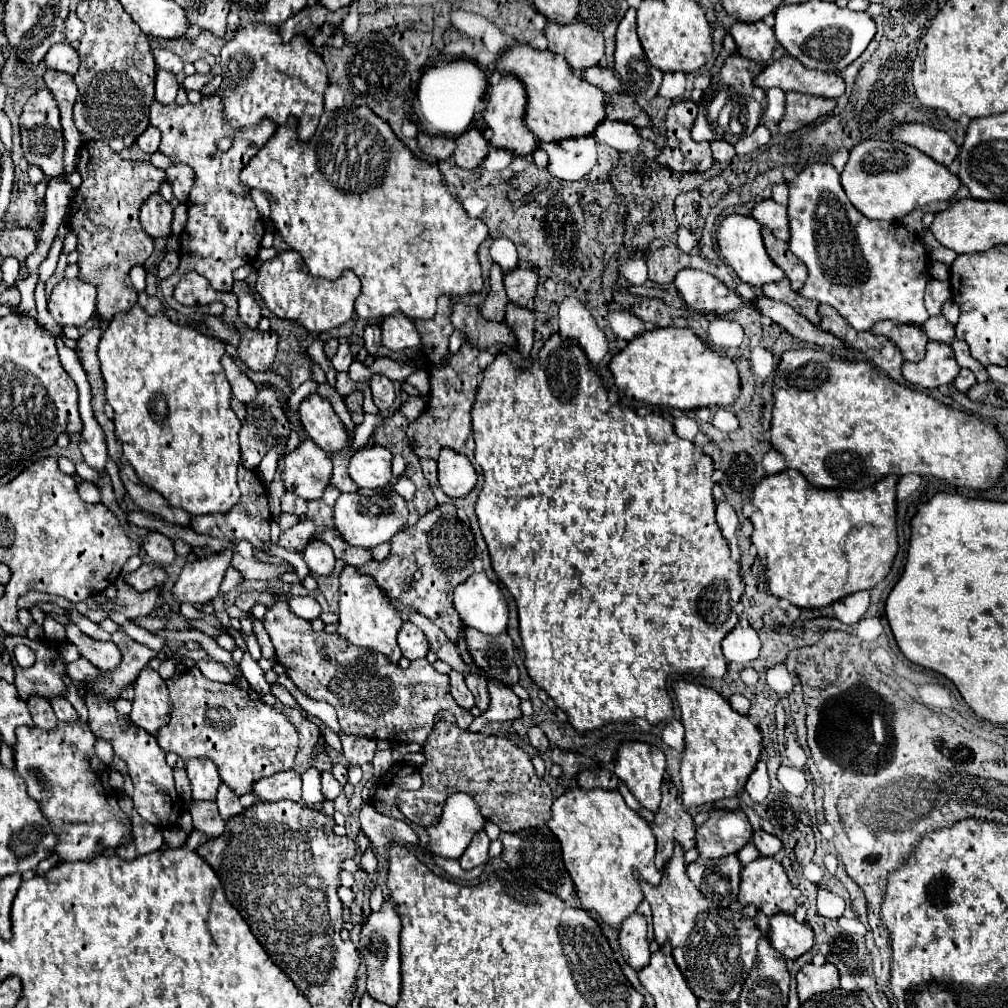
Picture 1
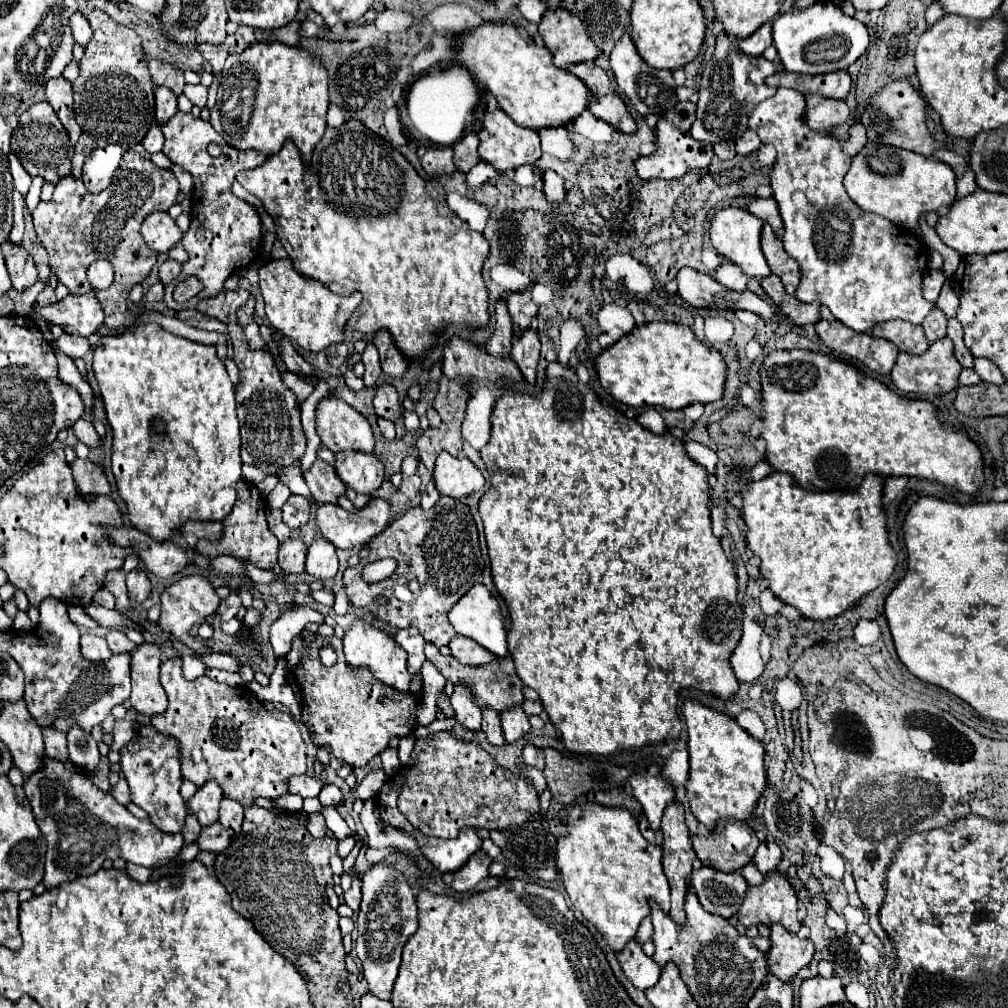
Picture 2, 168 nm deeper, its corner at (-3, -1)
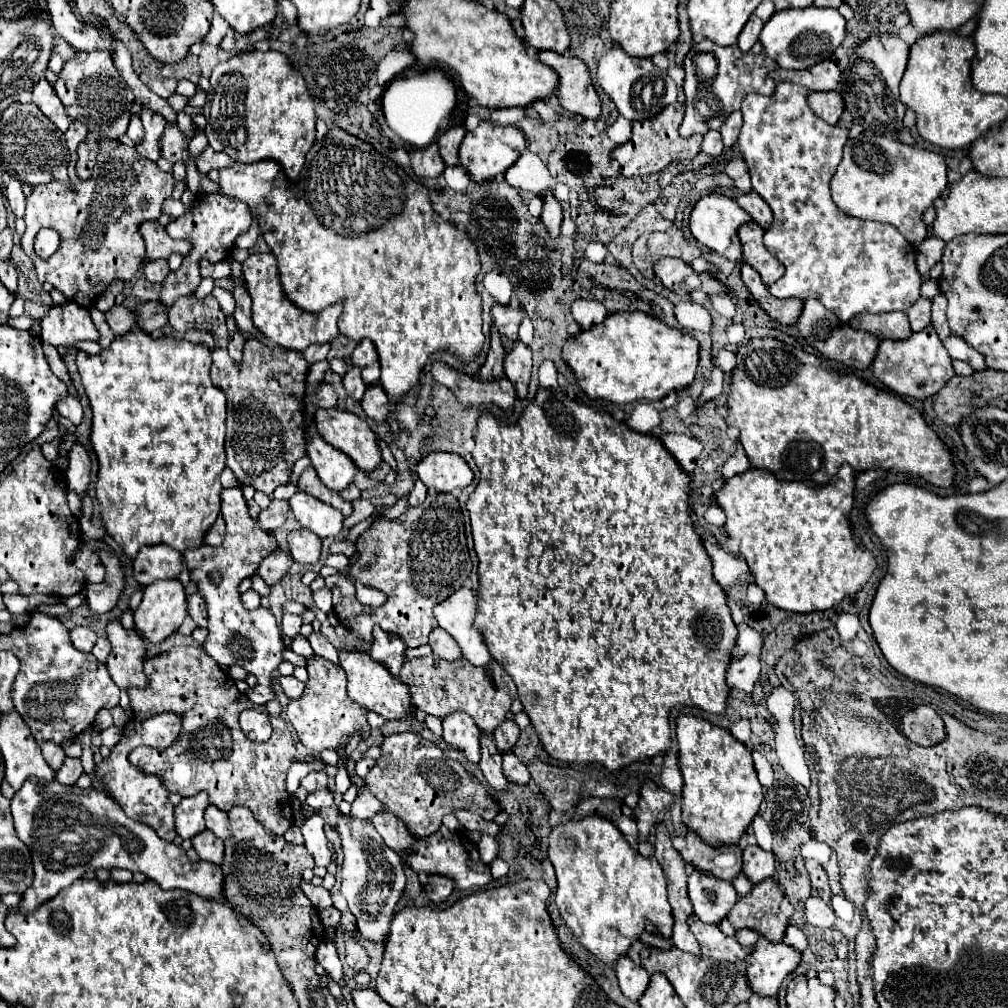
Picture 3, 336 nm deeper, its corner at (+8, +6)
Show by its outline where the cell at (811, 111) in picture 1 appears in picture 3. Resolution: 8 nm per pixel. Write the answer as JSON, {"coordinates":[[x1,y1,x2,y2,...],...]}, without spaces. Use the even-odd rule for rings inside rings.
{"coordinates":[[836,91,810,93,808,95,808,105,820,119,824,119,830,125,836,125,842,111,844,111,844,101]]}

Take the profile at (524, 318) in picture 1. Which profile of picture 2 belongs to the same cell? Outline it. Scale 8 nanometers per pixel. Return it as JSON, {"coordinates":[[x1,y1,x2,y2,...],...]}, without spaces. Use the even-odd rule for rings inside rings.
{"coordinates":[[533,330,525,332,525,336,521,336,521,340,513,338,513,352,511,358,517,364,517,368,521,370,523,378,533,386,535,384,535,376,537,376,537,362,539,362,539,338]]}

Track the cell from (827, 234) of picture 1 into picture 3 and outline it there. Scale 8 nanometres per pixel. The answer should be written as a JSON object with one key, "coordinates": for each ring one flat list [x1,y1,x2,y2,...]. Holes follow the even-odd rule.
{"coordinates":[[778,83,770,97,750,93,742,101,744,125,740,131,740,151,748,163,754,191,770,205,774,223,764,235,764,245,786,267,782,279,770,285,774,297,818,299,842,323,848,323,858,313,906,313,920,299,920,275,916,271,916,249,892,225,862,221,844,215,830,195,830,179,840,165,842,149,848,141,848,131,830,125,816,117,806,103,808,89,796,83]]}

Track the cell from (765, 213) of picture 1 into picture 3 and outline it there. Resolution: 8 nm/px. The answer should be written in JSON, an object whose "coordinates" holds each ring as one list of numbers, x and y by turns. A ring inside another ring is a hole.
{"coordinates":[[750,191,750,193,744,193,740,197,736,197,736,203,752,215,754,221,758,221,760,227,764,229,770,229,772,225,772,209,766,205,766,201,762,197,758,197,758,193]]}

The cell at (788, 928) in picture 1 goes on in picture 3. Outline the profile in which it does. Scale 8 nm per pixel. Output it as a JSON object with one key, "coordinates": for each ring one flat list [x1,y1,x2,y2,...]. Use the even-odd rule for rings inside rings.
{"coordinates":[[760,937,752,953,746,959,746,973,754,993,778,995,778,989,786,975,790,975,800,963,800,951,786,943,770,943]]}

